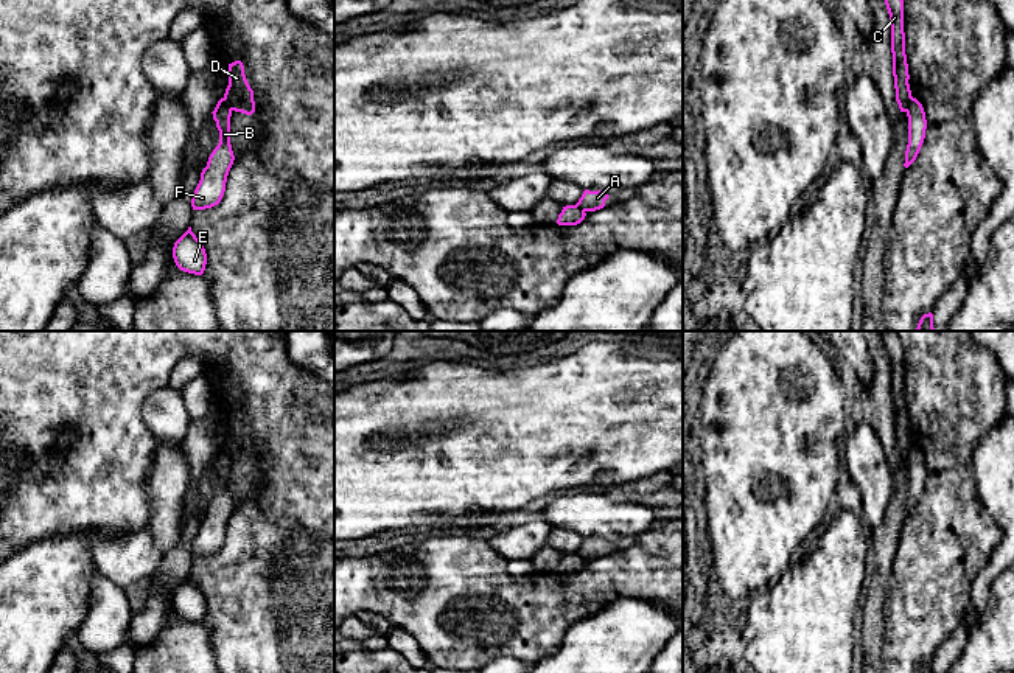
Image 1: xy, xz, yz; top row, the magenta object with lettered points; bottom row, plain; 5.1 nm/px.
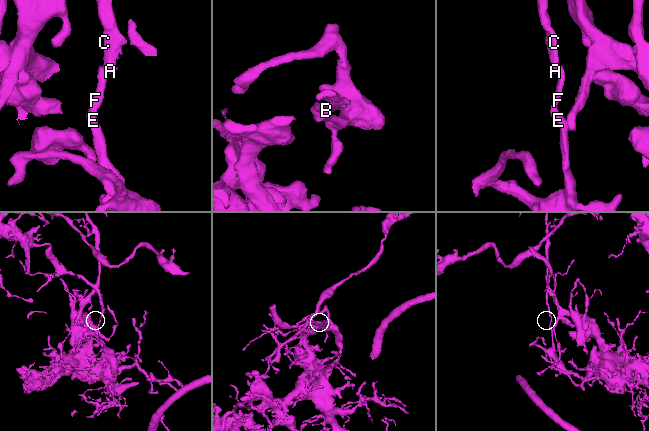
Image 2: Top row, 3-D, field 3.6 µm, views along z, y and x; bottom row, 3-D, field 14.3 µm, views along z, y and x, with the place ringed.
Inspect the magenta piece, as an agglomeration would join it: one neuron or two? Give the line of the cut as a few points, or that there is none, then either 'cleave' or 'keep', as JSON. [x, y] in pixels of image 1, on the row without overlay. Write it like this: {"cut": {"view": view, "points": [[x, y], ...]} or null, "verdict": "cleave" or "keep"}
{"cut": {"view": "yz", "points": [[912, 445], [905, 459]]}, "verdict": "cleave"}

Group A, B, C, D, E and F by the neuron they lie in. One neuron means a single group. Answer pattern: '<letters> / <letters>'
A C D / B E F

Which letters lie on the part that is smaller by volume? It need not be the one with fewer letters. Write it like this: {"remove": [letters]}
{"remove": ["A", "C", "D"]}

